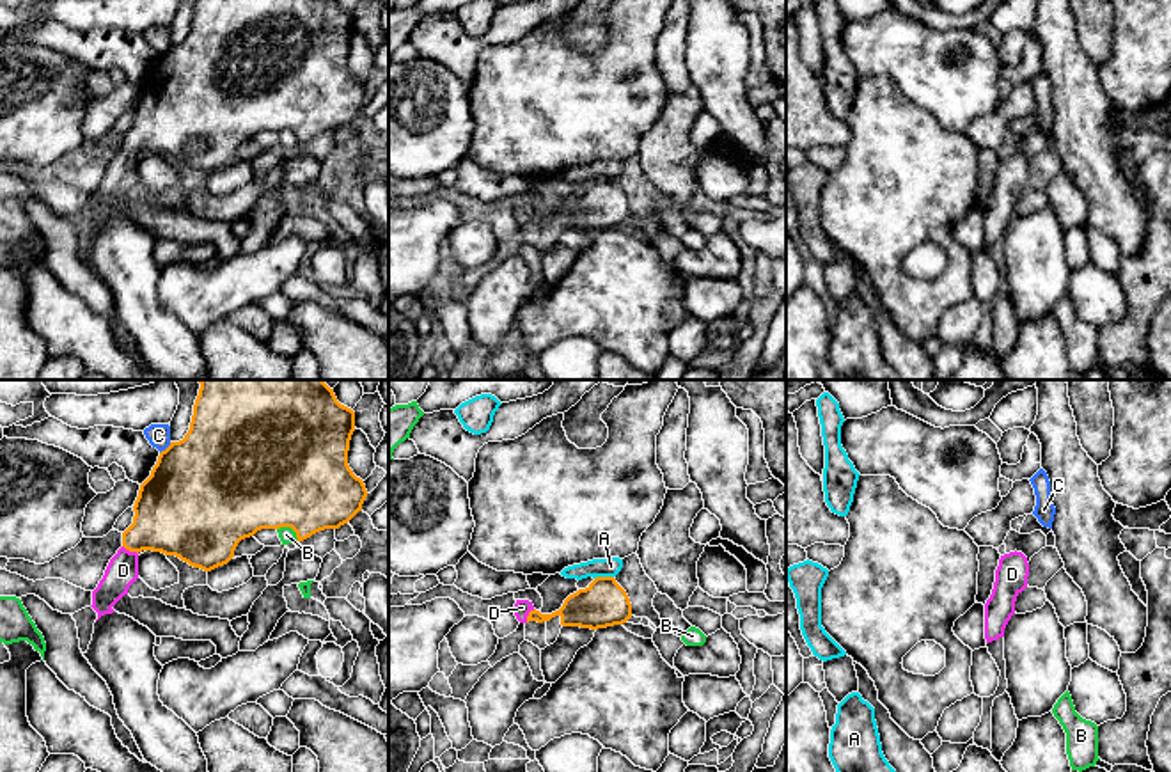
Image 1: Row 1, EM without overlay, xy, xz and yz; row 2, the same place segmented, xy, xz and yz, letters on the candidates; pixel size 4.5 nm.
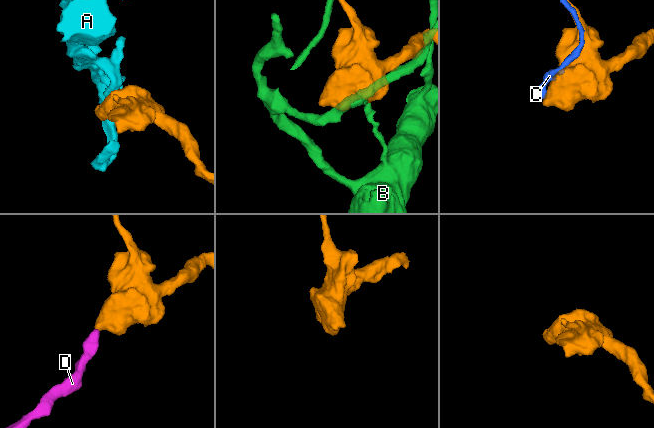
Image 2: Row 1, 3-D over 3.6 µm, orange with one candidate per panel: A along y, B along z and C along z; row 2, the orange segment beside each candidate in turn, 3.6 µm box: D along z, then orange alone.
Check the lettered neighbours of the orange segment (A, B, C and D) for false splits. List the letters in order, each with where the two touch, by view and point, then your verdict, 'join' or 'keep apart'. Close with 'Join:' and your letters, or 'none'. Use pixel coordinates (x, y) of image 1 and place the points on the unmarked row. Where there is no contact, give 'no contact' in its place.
A: meets orange in xz at (604, 180); keep apart
B: meets orange in xy at (290, 128); keep apart
C: meets orange in xy at (167, 50); keep apart
D: meets orange in xy at (130, 153); join
Join: D

